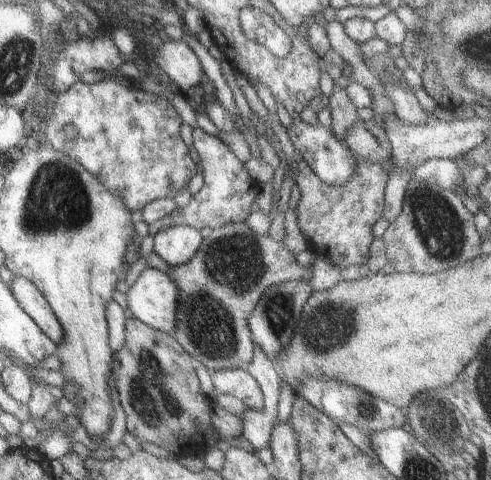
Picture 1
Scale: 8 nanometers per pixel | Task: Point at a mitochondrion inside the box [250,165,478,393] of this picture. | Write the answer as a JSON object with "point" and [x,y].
{"point":[439,225]}

